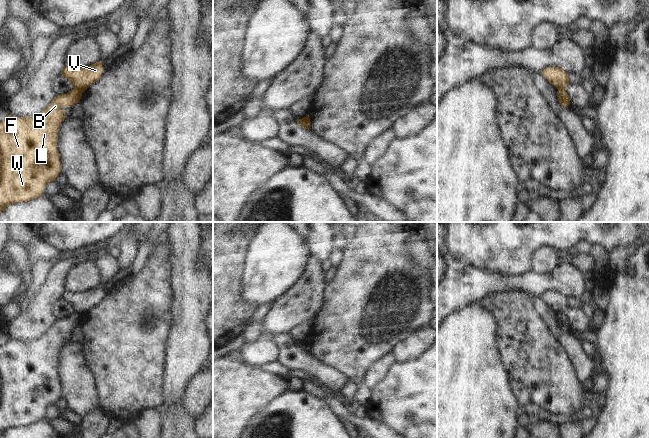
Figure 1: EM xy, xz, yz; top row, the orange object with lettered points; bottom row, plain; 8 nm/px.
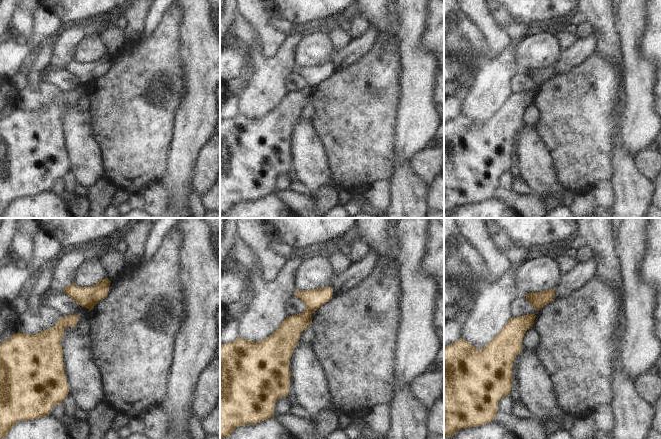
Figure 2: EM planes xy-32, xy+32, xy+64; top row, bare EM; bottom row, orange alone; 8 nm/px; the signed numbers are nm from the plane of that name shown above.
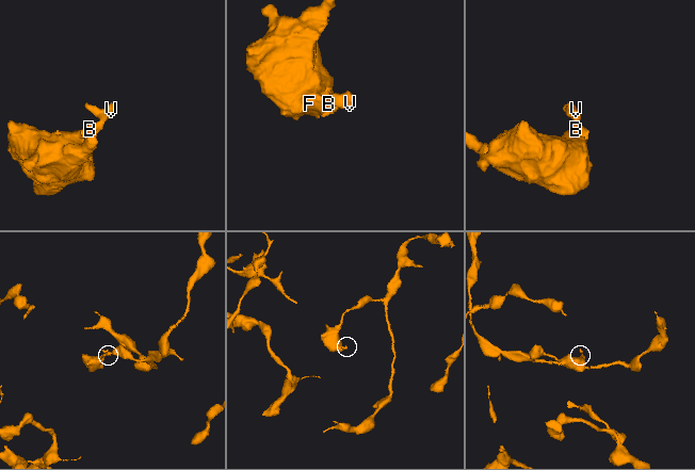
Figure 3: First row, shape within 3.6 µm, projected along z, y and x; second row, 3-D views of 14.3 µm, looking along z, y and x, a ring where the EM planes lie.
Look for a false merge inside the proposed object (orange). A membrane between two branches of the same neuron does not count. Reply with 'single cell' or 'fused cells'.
fused cells

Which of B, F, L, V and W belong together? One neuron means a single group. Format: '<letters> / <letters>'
B F L W / V

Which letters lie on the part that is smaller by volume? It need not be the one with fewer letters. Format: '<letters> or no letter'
V

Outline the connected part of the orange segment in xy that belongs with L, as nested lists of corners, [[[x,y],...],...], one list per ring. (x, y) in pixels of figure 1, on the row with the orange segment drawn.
[[[77,89],[56,95],[49,106],[34,117],[8,115],[0,121],[0,214],[10,204],[43,196],[45,185],[55,181],[61,165],[57,153],[58,130],[66,112],[62,107],[77,104],[82,92]]]

